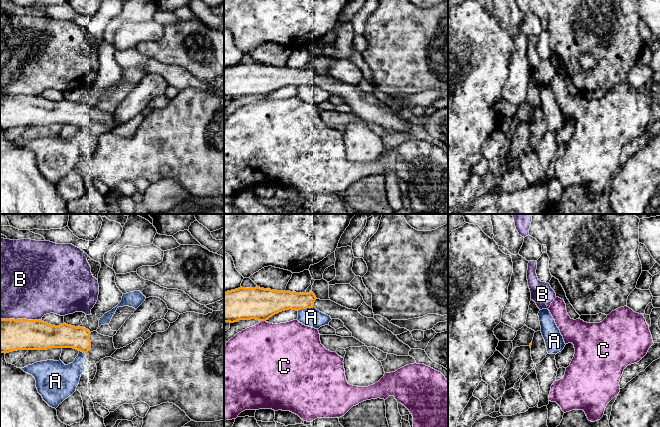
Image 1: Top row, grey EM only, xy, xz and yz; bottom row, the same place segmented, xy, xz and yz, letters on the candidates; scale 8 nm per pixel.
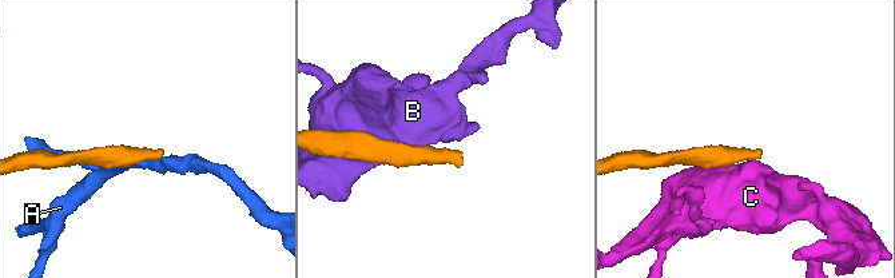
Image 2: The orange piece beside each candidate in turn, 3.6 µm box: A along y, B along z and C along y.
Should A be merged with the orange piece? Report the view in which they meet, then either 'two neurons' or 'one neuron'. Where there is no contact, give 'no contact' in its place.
meets orange in xz; two neurons

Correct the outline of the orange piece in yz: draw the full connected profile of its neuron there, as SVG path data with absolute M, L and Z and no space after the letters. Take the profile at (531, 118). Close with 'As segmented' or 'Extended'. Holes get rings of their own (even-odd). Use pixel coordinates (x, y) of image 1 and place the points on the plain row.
M541 107L534 109L533 116L529 122L531 124L531 133L534 140L540 139L548 130Z. Extended

